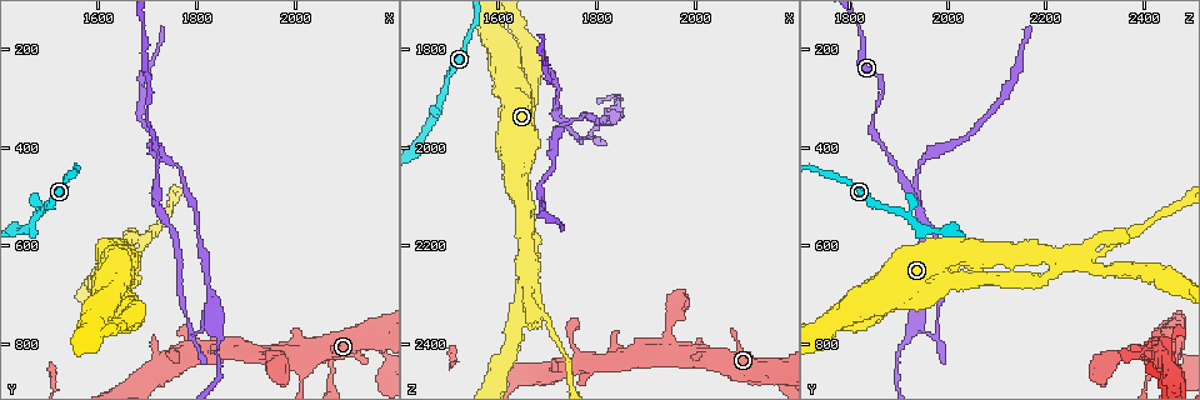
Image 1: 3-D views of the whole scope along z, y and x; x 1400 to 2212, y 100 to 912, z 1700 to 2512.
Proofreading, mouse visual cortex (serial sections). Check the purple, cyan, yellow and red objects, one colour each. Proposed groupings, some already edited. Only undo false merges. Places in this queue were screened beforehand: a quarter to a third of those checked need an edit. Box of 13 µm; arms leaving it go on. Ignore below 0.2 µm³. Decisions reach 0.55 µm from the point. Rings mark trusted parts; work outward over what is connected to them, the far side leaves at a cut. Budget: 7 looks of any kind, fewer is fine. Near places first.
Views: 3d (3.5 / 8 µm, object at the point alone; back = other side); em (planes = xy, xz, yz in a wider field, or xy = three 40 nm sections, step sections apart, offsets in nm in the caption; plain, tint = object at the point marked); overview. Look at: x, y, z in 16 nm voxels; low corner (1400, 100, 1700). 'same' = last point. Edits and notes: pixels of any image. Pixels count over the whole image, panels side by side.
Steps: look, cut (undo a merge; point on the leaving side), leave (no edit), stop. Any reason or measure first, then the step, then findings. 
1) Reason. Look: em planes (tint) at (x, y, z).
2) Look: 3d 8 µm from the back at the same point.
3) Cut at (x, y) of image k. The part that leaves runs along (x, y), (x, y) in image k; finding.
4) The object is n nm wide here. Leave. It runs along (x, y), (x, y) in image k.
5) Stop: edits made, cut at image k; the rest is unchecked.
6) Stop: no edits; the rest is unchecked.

Abrupt turn. Look: 3d 3.5 µm at (1785, 770, 1980).

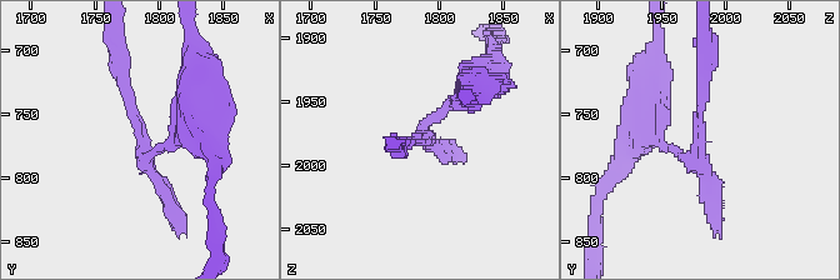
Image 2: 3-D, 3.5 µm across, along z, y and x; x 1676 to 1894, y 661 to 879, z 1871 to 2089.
Shape alone is not enough. Look: em planes (tint) at (1784, 764, 1980).

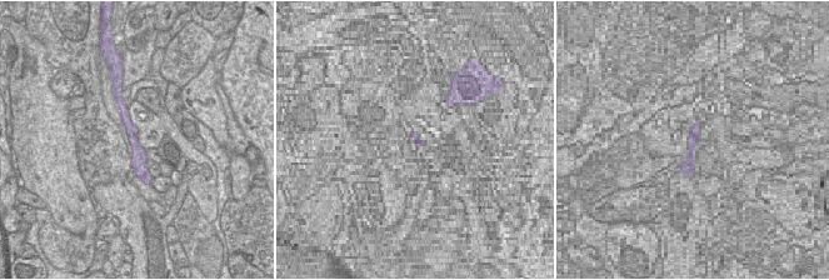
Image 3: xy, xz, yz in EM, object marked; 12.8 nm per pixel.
Look: em xy step 5 (tint) at the same point.

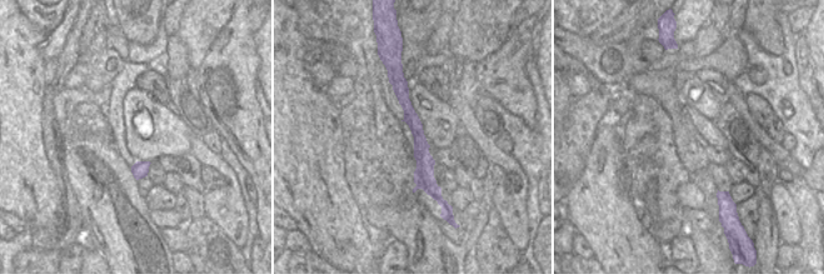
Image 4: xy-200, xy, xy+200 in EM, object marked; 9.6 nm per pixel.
Cut at (660, 131) of image 2. Two cells meet here.

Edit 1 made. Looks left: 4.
Sharp bend. Look: 3d 3.5 µm at (1465, 575, 1945).

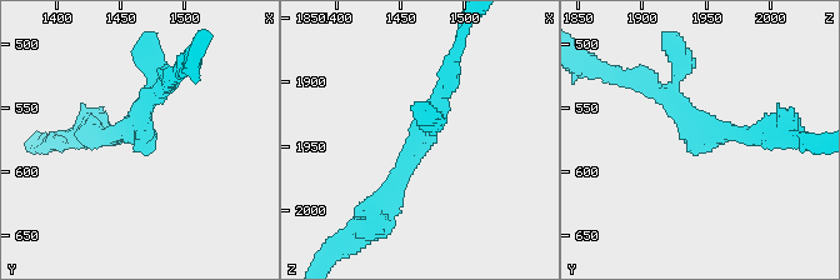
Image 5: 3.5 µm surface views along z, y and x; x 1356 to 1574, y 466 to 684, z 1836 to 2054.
Need the tissue. Look: em planes (tint) at (1470, 574, 1950).

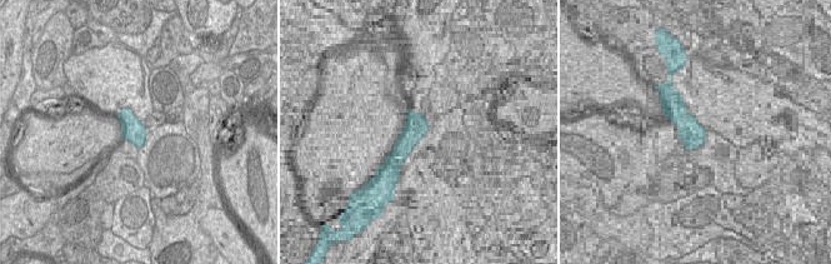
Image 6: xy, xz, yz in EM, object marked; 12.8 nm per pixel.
The arms are 200, 200 nm wide. Leave. It runs along (445, 90), (376, 211) in image 5; one cell here.

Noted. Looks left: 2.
Calibre changes. Look: 3d 3.5 µm at (1670, 620, 2295).

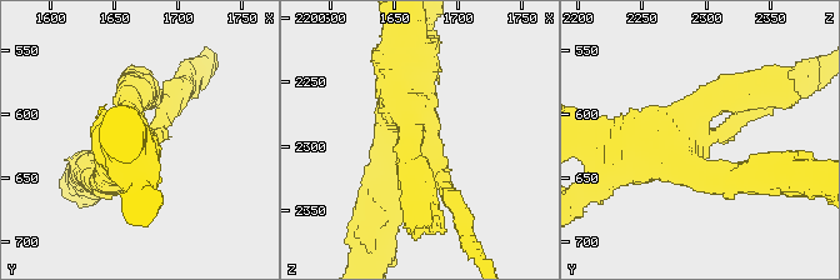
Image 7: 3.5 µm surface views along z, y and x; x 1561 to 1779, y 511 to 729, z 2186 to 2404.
Shape alone is not enough. Look: em xy step 1 (tint) at (1672, 620, 2292).

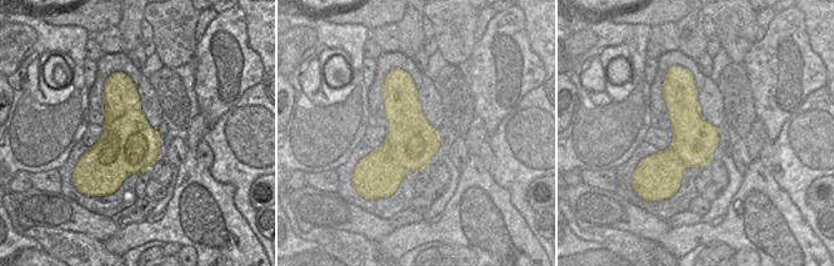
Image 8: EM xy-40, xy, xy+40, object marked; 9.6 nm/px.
The object is 500 nm wide here. Leave. It runs along (595, 136), (740, 179) in image 7; all the same cell.

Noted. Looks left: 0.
Stop: edits made, cut at image 2; the rest is unchecked.

